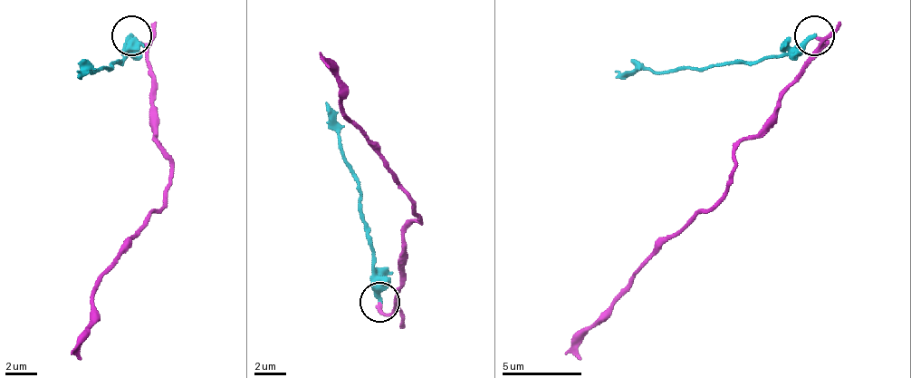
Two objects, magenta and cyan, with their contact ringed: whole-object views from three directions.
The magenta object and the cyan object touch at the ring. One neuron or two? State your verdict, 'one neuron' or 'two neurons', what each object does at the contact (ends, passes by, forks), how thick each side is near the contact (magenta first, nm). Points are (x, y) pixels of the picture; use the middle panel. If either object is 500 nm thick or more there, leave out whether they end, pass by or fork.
two neurons; magenta ends there; cyan ends there; 240 nm thick on the magenta side, 320 nm on the other

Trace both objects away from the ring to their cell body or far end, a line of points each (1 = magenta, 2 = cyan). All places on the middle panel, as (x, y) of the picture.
1: (381, 303), (388, 314), (397, 303), (401, 243), (417, 211), (388, 163), (340, 111), (340, 79), (321, 52)
2: (381, 303), (357, 175), (345, 159), (337, 123), (325, 103)

